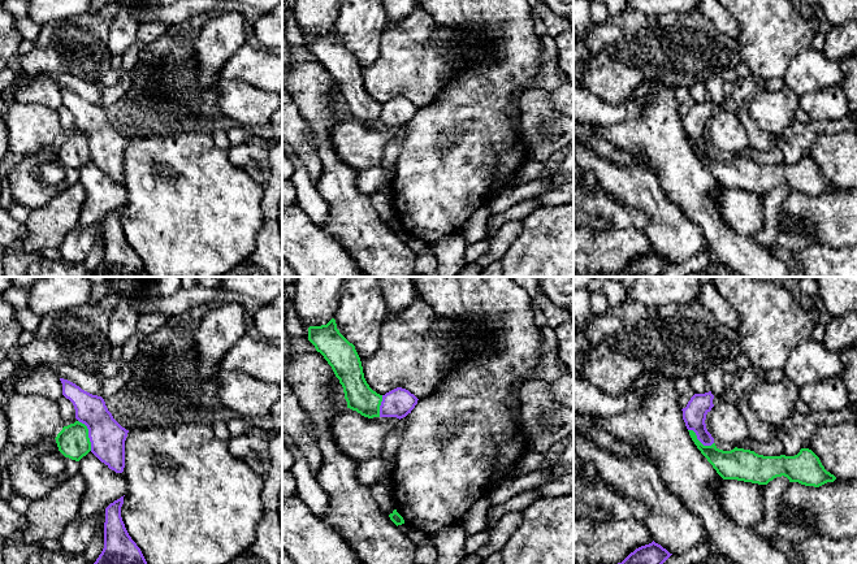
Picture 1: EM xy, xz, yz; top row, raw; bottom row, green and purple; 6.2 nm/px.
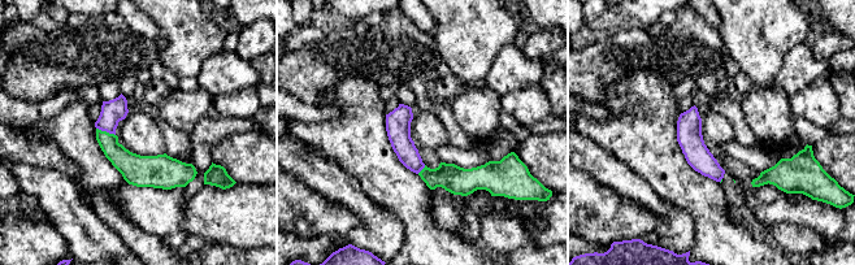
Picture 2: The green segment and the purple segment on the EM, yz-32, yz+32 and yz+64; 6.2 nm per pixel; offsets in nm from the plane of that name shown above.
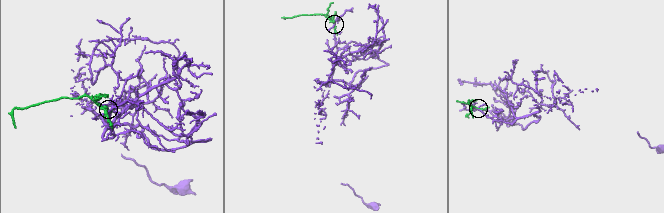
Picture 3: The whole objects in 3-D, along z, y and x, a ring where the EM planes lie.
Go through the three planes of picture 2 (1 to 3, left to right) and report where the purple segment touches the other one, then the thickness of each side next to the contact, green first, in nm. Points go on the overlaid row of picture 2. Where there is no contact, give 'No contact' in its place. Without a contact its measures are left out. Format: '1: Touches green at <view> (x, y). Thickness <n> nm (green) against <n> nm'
1: Touches green at yz-32 (105, 131). Thickness 150 nm (green) against 140 nm
2: Touches green at yz+32 (422, 169). Thickness 170 nm (green) against 140 nm
3: Touches green at yz+64 (721, 181). Thickness 20 nm (green) against 160 nm

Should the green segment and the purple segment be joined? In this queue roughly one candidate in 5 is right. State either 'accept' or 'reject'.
reject

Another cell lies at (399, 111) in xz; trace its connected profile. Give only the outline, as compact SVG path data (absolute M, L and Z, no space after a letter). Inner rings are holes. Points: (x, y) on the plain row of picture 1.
M397 96L382 104L380 126L397 126L401 129L411 122L417 109L408 99Z

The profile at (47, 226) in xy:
M81 182L56 195L43 207L30 211L26 237L22 239L26 252L42 252L59 248L66 234L78 226L86 191Z

